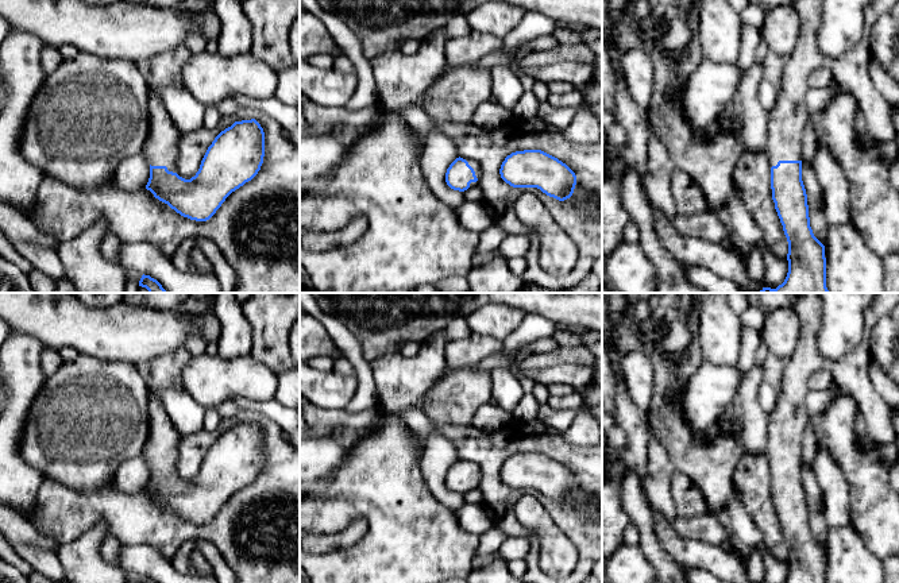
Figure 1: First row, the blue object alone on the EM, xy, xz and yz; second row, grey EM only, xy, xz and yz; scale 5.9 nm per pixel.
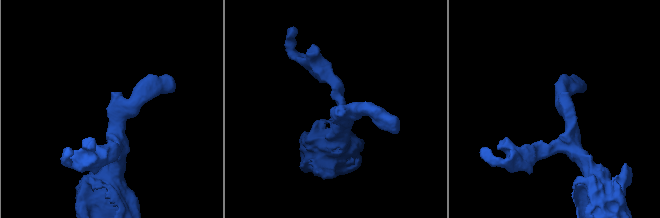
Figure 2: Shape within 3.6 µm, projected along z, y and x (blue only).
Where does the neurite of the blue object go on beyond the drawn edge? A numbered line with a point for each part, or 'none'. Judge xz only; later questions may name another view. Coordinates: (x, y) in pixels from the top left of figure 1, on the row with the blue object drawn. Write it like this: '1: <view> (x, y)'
1: xz (477, 168)

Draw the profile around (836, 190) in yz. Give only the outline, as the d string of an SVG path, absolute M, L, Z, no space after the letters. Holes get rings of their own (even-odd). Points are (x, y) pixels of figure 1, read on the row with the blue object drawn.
M817 142L813 161L815 177L822 188L823 215L827 225L840 225L852 219L852 188L840 162L829 147Z

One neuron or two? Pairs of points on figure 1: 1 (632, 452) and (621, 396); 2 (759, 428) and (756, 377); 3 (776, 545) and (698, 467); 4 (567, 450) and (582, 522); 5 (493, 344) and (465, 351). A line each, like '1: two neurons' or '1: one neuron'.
1: one neuron
2: one neuron
3: two neurons
4: one neuron
5: one neuron

